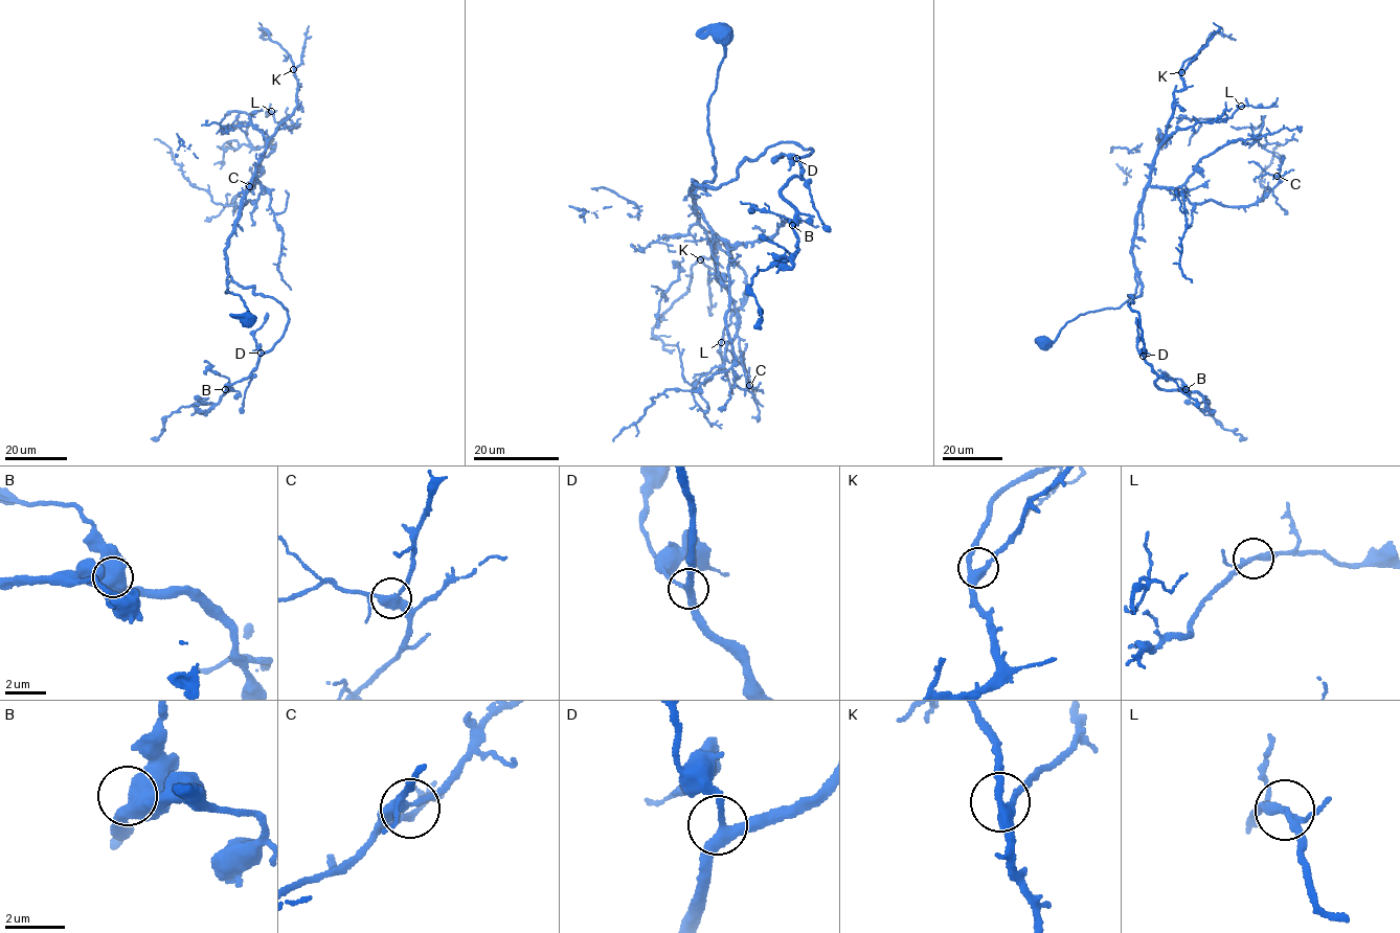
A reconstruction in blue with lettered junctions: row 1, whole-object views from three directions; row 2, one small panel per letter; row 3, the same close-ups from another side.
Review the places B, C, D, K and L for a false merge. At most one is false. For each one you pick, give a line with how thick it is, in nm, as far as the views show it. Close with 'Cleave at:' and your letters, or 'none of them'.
Cleave at: none of them

